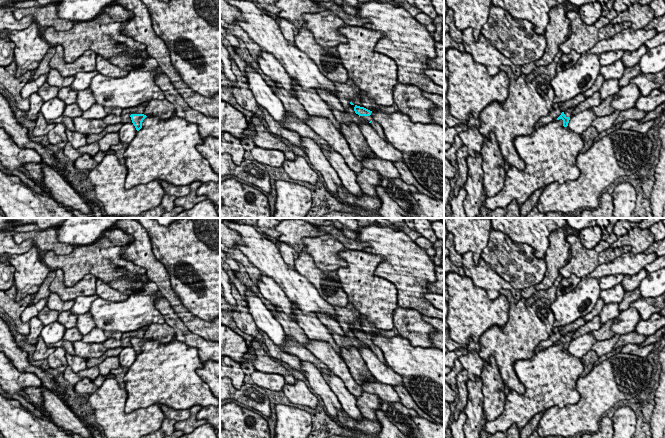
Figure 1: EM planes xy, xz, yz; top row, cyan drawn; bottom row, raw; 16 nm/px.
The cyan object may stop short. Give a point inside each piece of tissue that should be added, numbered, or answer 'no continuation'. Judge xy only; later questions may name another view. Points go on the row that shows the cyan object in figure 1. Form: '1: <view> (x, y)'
no continuation

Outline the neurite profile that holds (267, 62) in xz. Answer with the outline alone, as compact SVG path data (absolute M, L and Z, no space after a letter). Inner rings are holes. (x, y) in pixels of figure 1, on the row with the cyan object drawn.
M260 48L261 54L258 57L258 65L265 75L267 75L275 84L281 84L282 87L296 98L296 93L292 87L292 79L285 71L278 60L265 49Z

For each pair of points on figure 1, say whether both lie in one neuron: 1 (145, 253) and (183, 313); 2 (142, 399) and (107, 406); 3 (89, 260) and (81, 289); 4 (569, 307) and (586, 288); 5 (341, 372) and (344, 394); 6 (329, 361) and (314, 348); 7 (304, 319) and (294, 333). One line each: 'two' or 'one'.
1: one
2: two
3: two
4: one
5: two
6: one
7: two

